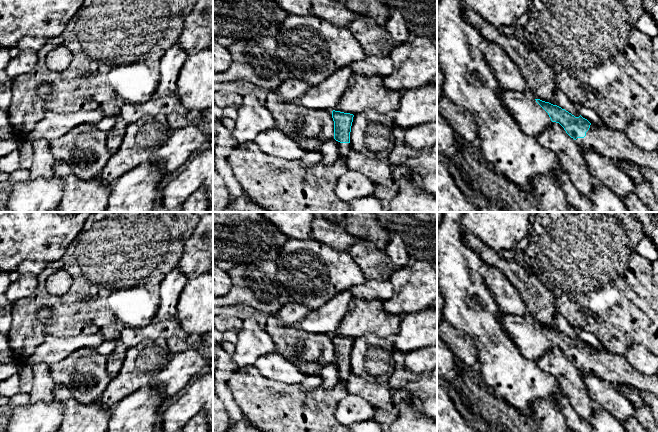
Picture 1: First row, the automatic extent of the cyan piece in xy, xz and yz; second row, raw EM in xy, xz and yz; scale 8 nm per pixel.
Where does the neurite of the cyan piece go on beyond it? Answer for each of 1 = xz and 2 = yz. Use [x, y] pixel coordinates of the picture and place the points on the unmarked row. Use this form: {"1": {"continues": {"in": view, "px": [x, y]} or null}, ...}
{"1": {"continues": {"in": "xz", "px": [344, 372]}}, "2": {"continues": {"in": "yz", "px": [602, 363]}}}

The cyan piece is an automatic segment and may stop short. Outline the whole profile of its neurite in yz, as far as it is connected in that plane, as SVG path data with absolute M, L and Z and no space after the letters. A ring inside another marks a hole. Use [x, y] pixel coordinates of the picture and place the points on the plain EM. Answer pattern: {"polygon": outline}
{"polygon": "M540 323L535 324L548 337L551 345L559 347L582 373L658 396L658 376L640 373L628 363L625 356L608 349L592 348L581 339L575 341L557 329Z"}

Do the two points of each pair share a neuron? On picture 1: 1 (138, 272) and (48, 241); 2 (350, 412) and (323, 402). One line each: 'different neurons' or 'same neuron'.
1: different neurons
2: different neurons

